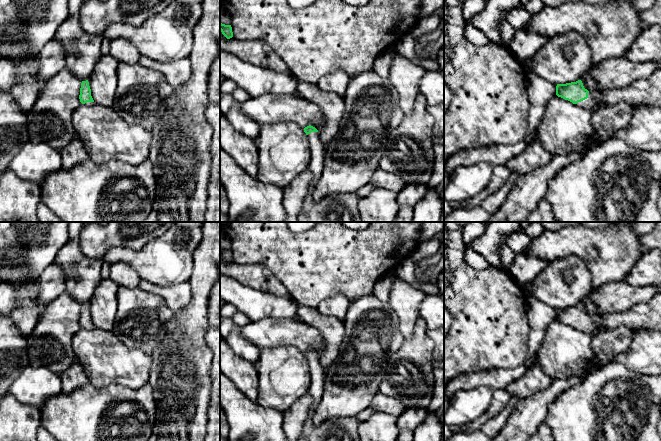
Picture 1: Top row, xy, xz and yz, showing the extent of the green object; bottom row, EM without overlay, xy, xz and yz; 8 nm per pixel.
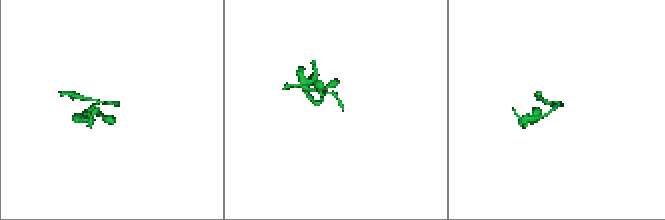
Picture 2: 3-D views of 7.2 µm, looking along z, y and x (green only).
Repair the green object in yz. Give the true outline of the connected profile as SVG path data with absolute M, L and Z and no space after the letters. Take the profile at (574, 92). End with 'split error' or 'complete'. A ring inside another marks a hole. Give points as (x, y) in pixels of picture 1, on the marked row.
M661 67L648 78L640 79L621 89L611 89L599 93L589 92L581 80L557 84L556 95L594 113L620 102L645 104L661 108Z; split error

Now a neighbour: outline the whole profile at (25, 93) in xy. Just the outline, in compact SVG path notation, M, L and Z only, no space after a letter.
M24 53L24 59L20 62L12 60L16 64L16 73L20 81L10 90L11 97L20 109L28 113L35 104L41 83L37 78L38 66L35 64L35 57Z

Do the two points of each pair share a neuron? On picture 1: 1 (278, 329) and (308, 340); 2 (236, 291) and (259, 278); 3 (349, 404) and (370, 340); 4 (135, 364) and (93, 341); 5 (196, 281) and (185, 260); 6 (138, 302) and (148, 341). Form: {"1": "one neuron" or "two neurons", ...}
{"1": "one neuron", "2": "two neurons", "3": "one neuron", "4": "one neuron", "5": "two neurons", "6": "one neuron"}

